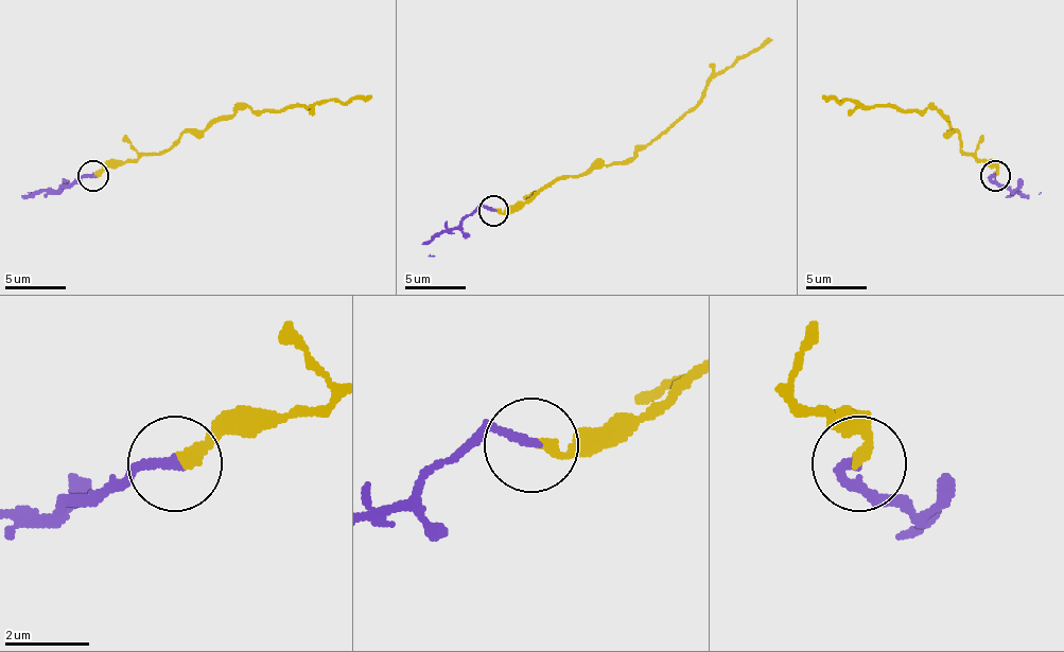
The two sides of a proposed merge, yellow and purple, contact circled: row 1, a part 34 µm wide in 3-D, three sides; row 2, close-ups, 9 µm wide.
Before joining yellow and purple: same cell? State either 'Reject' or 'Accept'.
Accept

